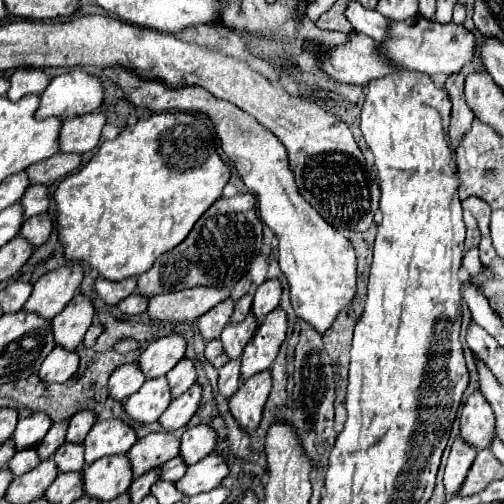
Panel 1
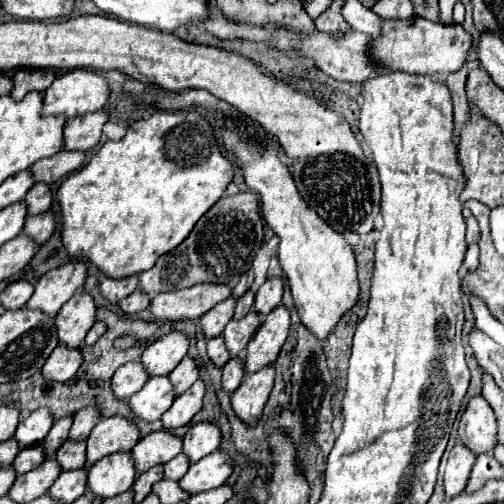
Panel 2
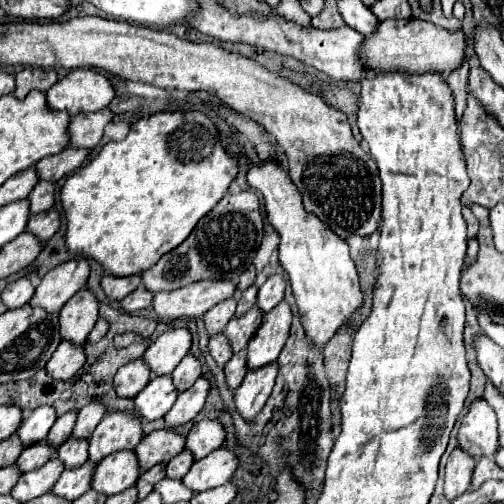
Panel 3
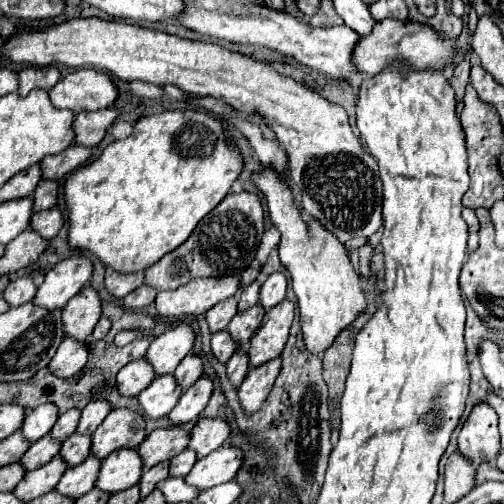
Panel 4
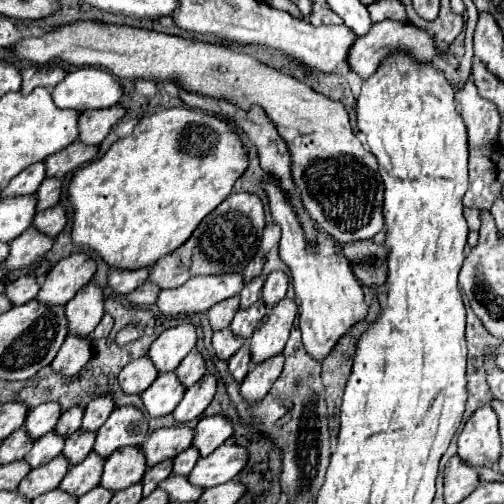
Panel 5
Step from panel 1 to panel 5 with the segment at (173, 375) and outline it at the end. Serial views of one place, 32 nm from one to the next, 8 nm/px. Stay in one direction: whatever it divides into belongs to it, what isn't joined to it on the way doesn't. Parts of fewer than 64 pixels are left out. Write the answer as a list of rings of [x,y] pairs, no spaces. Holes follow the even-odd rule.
[[[192,350],[192,352],[180,362],[180,366],[176,368],[176,376],[178,376],[178,380],[180,380],[186,388],[190,388],[192,384],[196,384],[204,374],[206,374],[206,364],[204,364],[204,358],[200,356],[200,352],[196,352],[196,350]]]

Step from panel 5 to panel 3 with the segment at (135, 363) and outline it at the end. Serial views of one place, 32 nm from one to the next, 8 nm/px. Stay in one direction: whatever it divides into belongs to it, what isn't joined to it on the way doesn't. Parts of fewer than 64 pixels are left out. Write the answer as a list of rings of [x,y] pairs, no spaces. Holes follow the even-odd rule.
[[[142,360],[124,364],[114,376],[114,390],[120,398],[136,396],[150,382],[150,370]]]

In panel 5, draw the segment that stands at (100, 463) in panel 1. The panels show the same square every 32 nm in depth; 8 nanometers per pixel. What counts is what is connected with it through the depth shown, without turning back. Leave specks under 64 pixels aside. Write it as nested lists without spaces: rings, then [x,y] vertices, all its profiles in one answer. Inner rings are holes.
[[[138,446],[120,448],[104,460],[100,486],[108,488],[112,492],[124,490],[124,488],[140,482],[144,470],[146,470],[146,460]]]

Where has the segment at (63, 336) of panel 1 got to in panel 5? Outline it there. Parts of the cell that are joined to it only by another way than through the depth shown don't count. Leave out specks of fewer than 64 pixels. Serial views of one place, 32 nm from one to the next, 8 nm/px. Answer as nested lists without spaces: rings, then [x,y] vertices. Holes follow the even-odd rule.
[[[90,282],[66,304],[68,334],[88,338],[98,326],[102,314],[104,314],[102,290],[94,282]]]

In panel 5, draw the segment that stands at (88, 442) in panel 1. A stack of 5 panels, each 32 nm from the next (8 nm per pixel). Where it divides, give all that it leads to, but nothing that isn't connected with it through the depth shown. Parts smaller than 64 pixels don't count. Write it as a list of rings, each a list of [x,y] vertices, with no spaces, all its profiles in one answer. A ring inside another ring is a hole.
[[[122,406],[114,408],[108,420],[96,430],[94,450],[98,452],[98,456],[106,458],[118,448],[140,446],[146,438],[148,438],[146,416],[132,406]]]

